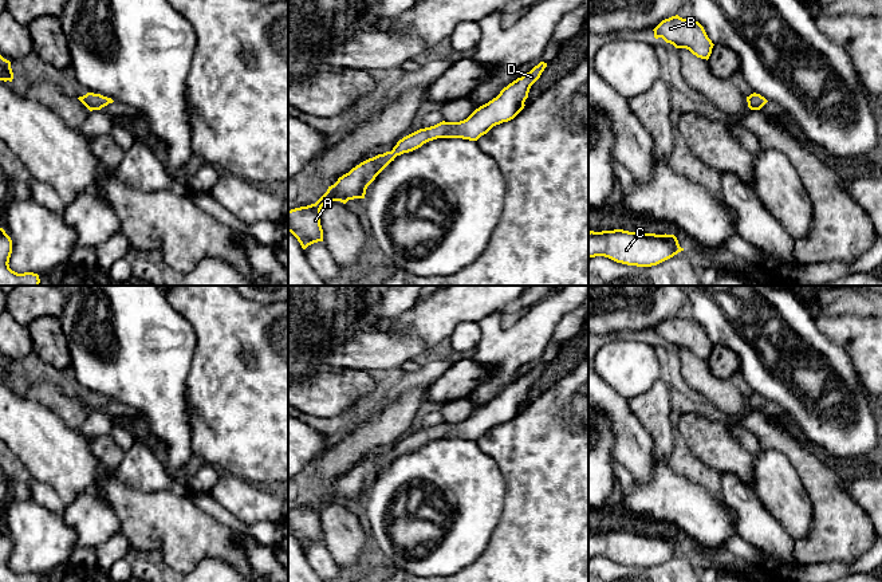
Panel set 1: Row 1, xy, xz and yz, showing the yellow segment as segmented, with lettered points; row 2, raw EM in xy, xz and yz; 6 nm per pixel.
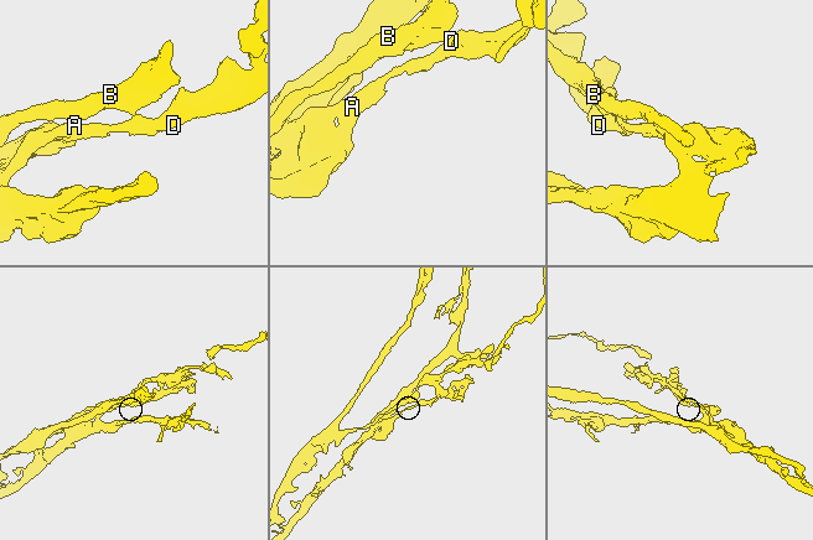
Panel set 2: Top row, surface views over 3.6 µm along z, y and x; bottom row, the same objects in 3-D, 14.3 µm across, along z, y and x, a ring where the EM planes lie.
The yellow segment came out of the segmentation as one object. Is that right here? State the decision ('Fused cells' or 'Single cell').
Fused cells

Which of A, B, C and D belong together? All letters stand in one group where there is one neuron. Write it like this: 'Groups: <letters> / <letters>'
Groups: A C / B D

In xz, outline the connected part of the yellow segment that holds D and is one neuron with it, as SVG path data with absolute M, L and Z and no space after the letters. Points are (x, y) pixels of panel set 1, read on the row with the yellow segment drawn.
M540 62L529 72L504 87L496 98L476 109L466 119L442 121L434 126L420 129L399 139L391 152L401 156L437 138L477 141L493 126L513 119L524 109L531 86L540 78L546 67L547 63Z

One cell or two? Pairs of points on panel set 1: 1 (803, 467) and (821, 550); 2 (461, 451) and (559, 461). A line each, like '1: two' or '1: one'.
1: one
2: two

